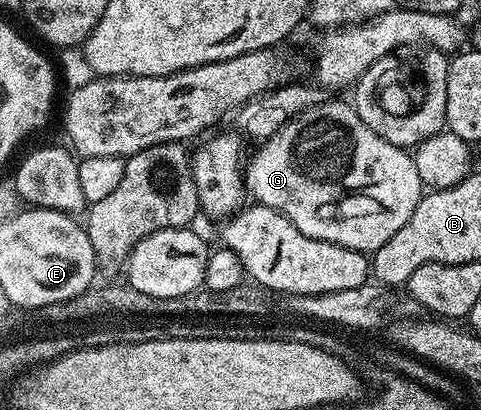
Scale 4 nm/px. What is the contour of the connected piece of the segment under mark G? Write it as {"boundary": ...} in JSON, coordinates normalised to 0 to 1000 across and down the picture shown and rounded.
{"boundary":[[[680,241],[667,246],[661,256],[651,256],[647,266],[636,266],[628,276],[620,276],[613,285],[580,305],[553,341],[538,351],[536,366],[528,373],[528,385],[518,385],[516,400],[507,412],[507,461],[514,473],[528,478],[526,488],[541,500],[555,500],[557,507],[570,510],[613,549],[632,573],[640,573],[649,583],[665,583],[682,593],[699,593],[707,602],[723,602],[738,607],[744,617],[763,622],[775,620],[778,610],[792,602],[807,588],[848,539],[857,524],[857,515],[869,502],[869,490],[881,478],[881,454],[873,427],[861,405],[861,390],[854,376],[846,371],[838,356],[807,349],[807,339],[798,339],[790,329],[782,329],[782,320],[773,320],[773,310],[765,310],[748,290],[748,280],[736,268],[734,254],[711,246],[692,246]]]}

